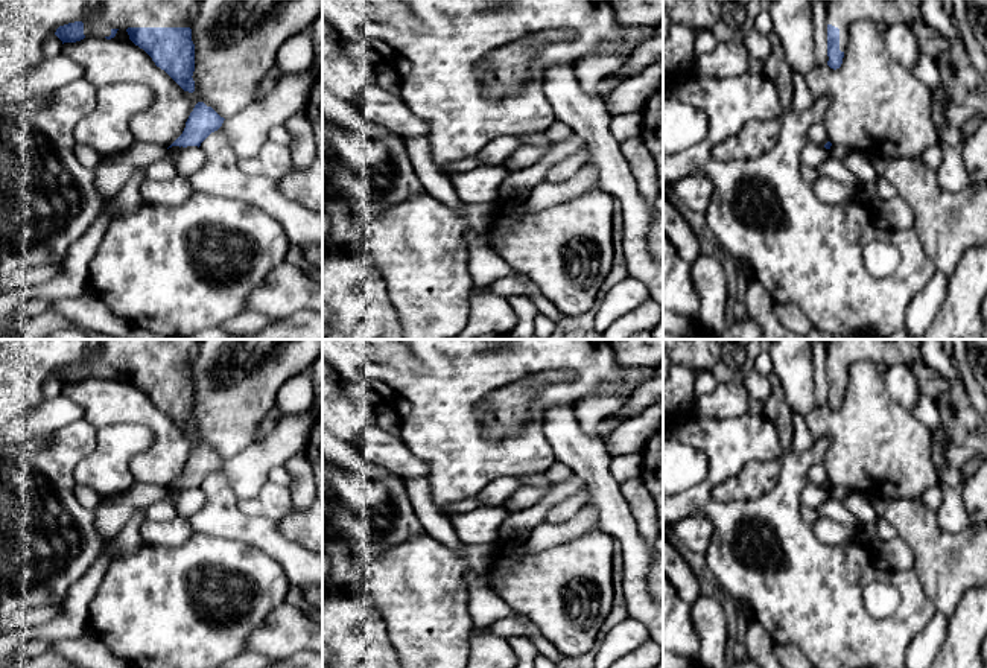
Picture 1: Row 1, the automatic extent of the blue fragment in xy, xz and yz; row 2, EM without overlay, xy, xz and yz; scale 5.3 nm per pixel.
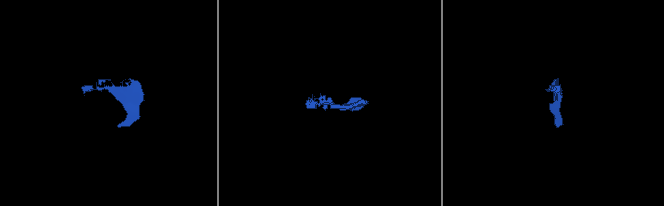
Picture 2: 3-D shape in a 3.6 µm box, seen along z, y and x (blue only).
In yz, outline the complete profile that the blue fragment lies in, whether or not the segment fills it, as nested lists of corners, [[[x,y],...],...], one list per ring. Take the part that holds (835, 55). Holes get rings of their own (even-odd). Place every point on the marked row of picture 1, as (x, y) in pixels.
[[[830,0],[827,5],[827,65],[833,70],[843,64],[849,44],[850,24],[871,20],[887,26],[909,23],[922,0]]]

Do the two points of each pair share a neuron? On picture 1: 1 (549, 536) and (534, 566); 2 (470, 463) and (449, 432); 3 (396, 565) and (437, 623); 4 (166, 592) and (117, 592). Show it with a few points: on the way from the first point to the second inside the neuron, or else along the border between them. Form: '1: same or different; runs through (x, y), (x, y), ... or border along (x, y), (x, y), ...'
1: different; border along (577, 537), (542, 550), (520, 551)
2: same; runs through (463, 455), (450, 440)
3: same; runs through (409, 578), (422, 591), (426, 609)
4: same; runs through (154, 592), (130, 592)

